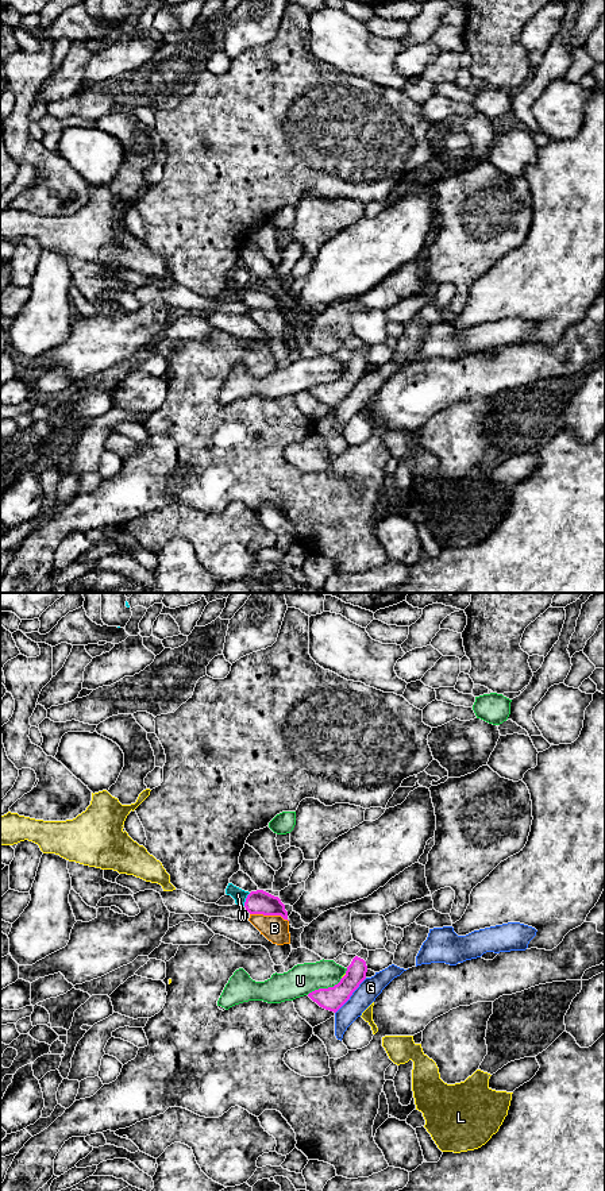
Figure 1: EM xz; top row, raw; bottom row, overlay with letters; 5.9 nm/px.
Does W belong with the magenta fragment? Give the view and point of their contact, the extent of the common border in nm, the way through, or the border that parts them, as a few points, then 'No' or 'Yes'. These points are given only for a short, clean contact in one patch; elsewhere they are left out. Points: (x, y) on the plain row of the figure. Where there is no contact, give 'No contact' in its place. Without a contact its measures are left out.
Touches magenta at xz (246, 295). Shared border 90 nm. Path across: xz (258, 297), (246, 295), (238, 289). Yes

